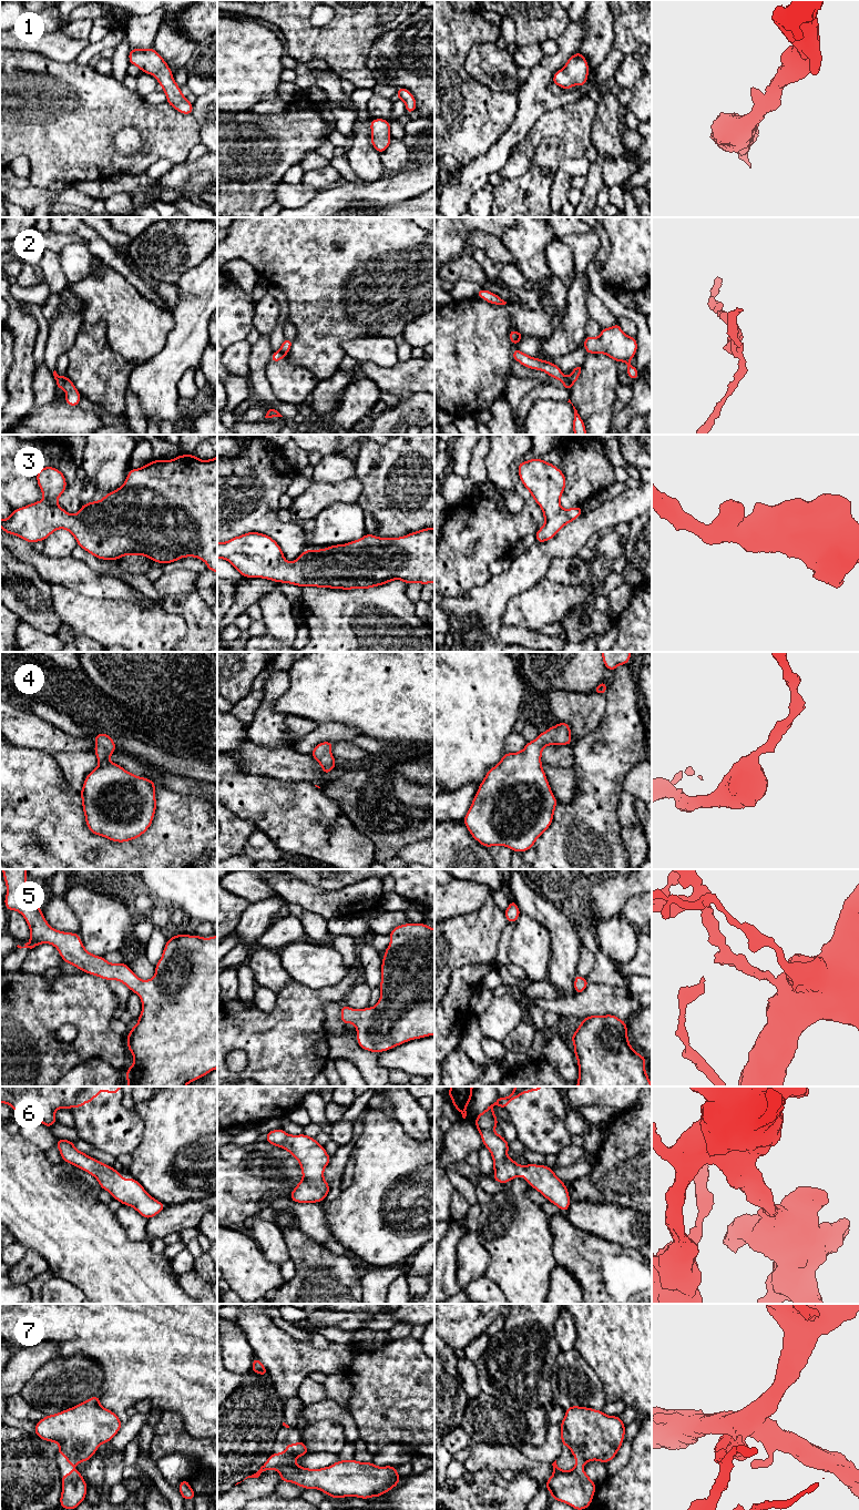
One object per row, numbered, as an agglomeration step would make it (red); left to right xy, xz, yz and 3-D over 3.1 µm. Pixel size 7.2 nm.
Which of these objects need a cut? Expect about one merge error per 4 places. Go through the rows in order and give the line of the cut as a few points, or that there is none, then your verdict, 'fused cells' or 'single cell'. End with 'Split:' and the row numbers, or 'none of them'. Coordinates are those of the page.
1: cut none; single cell
2: cut xy (67, 377), (61, 388); fused cells
3: cut none; single cell
4: cut none; single cell
5: cut none; single cell
6: cut none; single cell
7: cut none; single cell
Split: 2

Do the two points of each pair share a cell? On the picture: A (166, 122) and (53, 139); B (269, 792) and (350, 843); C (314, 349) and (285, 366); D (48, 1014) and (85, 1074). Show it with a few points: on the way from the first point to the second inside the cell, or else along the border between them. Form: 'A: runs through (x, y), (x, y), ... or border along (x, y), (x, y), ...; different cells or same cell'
A: runs through (139, 118), (81, 118); same cell
B: runs through (289, 812), (330, 837); same cell
C: border along (286, 357), (306, 368), (313, 376); different cells
D: border along (105, 1061), (98, 1059), (84, 1060), (64, 1074); different cells

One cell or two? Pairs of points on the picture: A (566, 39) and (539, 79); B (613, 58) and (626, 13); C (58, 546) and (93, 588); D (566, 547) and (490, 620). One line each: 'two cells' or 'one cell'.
A: one cell
B: one cell
C: two cells
D: one cell

